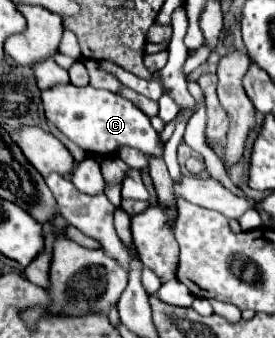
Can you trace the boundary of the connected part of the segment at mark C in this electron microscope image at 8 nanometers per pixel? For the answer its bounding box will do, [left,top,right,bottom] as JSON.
[41,84,163,158]

